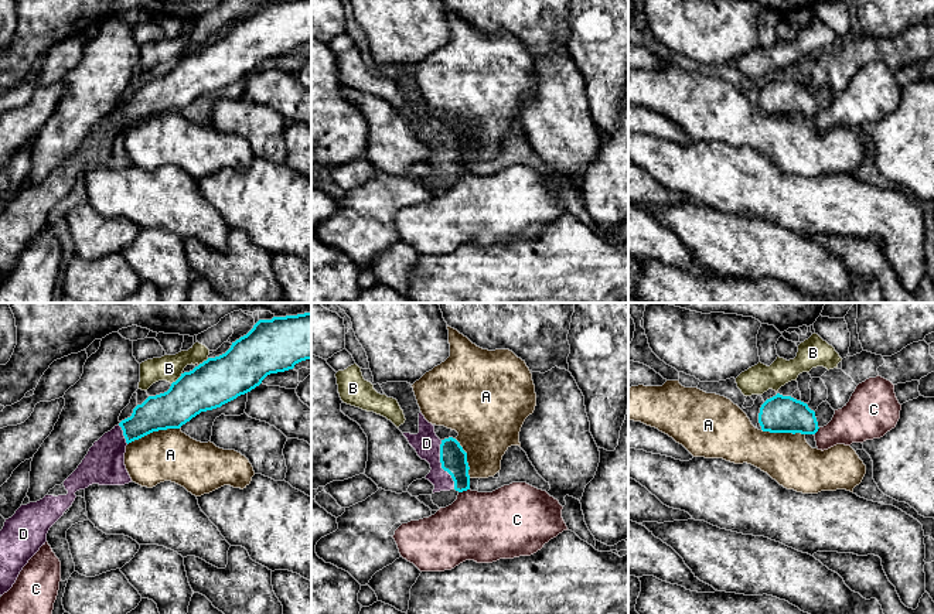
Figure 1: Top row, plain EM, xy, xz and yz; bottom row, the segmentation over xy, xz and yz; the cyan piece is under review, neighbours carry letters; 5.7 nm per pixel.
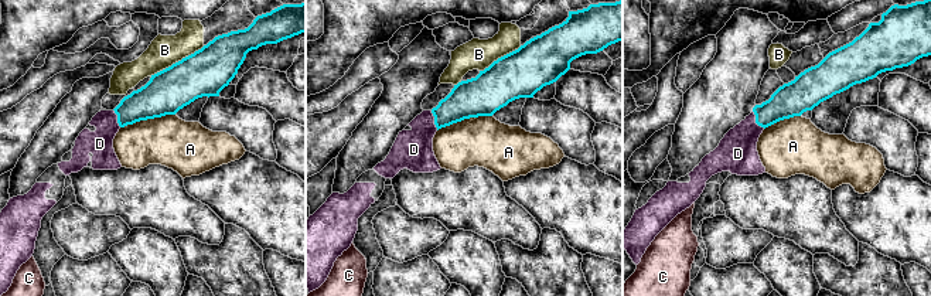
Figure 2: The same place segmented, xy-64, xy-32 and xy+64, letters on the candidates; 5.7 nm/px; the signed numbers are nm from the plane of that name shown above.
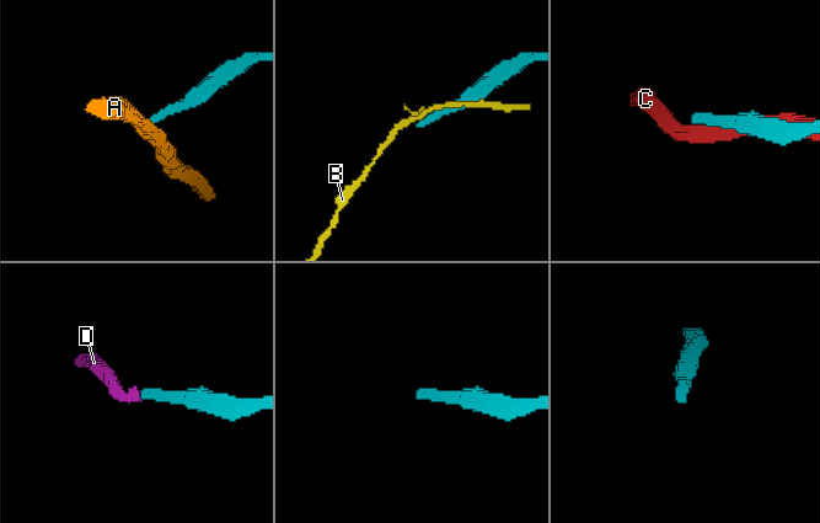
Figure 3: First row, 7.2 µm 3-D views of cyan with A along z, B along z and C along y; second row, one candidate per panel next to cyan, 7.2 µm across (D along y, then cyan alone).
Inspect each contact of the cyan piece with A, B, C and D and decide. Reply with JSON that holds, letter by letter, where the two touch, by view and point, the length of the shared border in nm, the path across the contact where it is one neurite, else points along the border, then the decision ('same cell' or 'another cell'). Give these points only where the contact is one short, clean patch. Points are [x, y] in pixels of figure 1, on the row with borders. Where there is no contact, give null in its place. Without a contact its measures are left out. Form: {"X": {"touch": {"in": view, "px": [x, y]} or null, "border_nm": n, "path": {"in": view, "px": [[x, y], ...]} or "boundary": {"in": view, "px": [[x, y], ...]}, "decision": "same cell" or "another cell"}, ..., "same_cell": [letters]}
{"A": {"touch": {"in": "xy", "px": [153, 430]}, "border_nm": 320, "boundary": {"in": "xy", "px": [[179, 427], [153, 430], [128, 444]]}, "decision": "another cell"}, "B": {"touch": {"in": "xy", "px": [179, 378]}, "border_nm": 90, "decision": "another cell"}, "C": {"touch": {"in": "xz", "px": [463, 490]}, "border_nm": 70, "decision": "another cell"}, "D": {"touch": {"in": "xz", "px": [442, 464]}, "border_nm": 280, "path": {"in": "xz", "px": [[453, 459], [442, 464], [440, 457], [426, 443]]}, "decision": "same cell"}, "same_cell": ["D"]}

